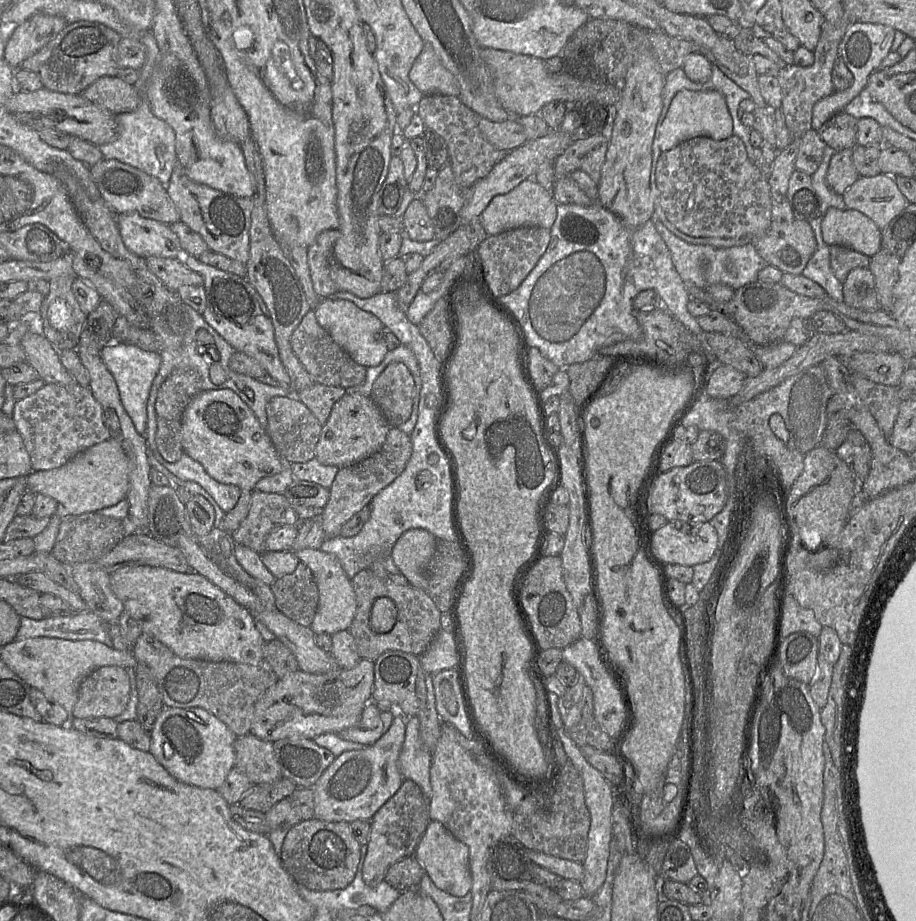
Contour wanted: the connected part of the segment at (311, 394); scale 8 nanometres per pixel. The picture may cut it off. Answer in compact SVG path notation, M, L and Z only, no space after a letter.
M313 383L295 394L298 400L313 413L321 426L326 423L333 405L344 395L345 389L342 387L319 383Z

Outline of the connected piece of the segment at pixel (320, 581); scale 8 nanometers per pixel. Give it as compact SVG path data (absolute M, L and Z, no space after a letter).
M311 548L299 550L295 553L299 561L311 570L318 586L318 608L310 625L314 634L329 634L332 636L339 631L348 630L356 614L357 600L352 580L345 573L337 556L321 549Z

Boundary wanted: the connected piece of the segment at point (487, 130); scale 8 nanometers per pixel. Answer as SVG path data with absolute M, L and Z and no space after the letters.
M480 117L478 128L484 138L499 150L512 151L528 141L523 126L516 118L493 122Z

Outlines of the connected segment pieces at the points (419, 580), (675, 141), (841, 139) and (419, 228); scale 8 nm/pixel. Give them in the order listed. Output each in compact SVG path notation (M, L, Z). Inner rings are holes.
M420 528L406 531L394 544L390 556L410 585L427 590L427 567L436 545L436 537Z
M681 90L673 97L663 120L658 145L662 152L667 152L680 143L695 137L703 136L713 140L724 140L732 135L733 121L722 94L714 90Z
M841 111L829 118L818 130L818 135L837 152L856 145L857 122L859 119Z
M420 198L414 199L408 206L403 217L403 234L417 242L430 241L435 232L427 209Z

